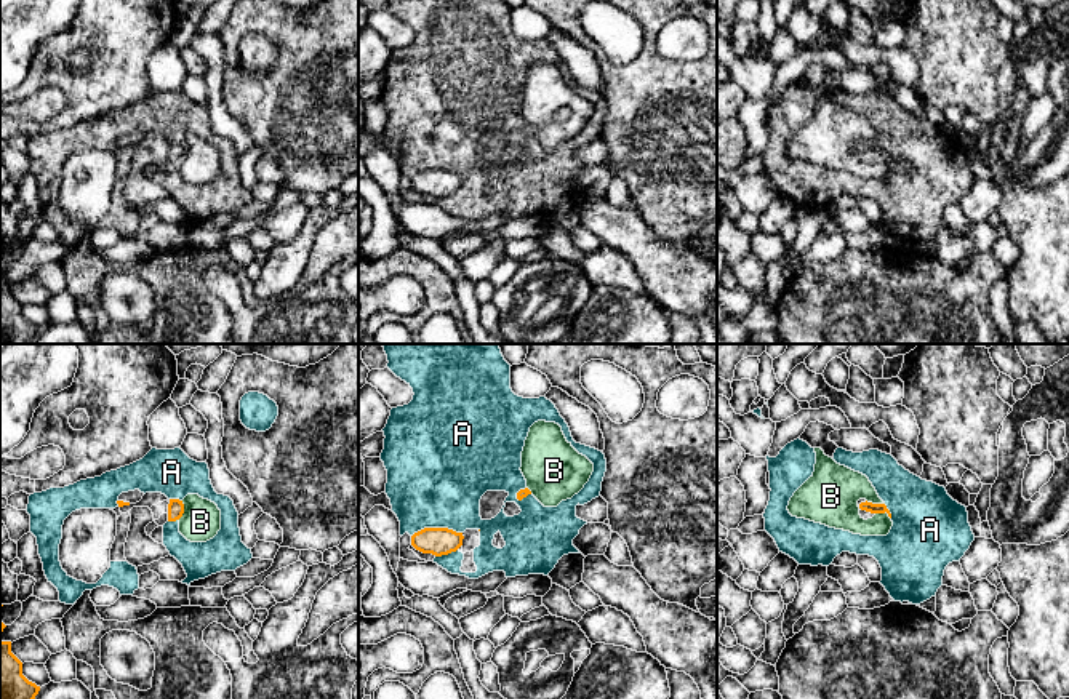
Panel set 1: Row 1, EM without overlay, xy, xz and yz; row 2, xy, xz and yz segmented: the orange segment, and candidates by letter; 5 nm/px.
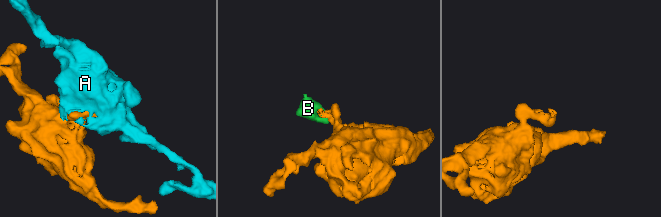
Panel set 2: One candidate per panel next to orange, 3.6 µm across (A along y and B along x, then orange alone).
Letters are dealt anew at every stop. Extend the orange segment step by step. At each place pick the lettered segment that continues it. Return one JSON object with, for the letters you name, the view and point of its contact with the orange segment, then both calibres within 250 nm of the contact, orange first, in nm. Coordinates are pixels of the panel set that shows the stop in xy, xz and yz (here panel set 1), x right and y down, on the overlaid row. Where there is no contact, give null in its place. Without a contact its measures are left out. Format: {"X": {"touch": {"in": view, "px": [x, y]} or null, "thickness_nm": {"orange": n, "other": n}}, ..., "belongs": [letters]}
{"belongs": []}

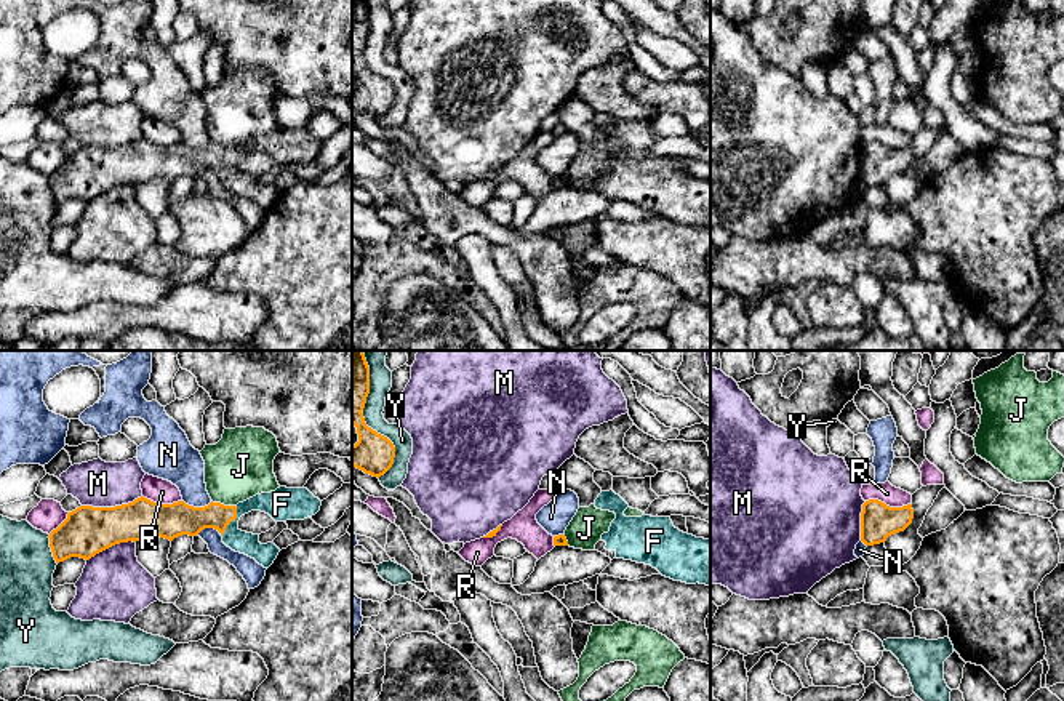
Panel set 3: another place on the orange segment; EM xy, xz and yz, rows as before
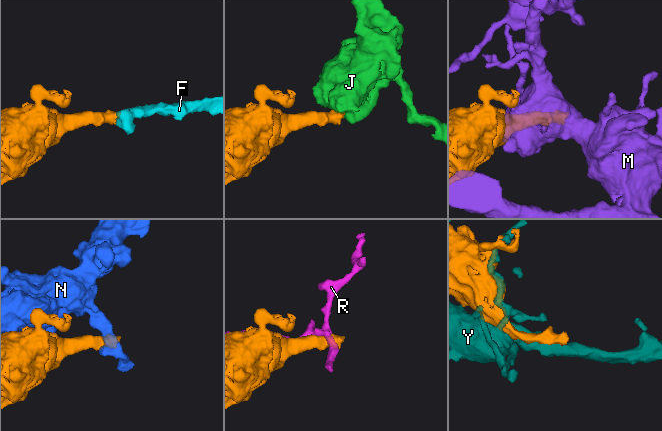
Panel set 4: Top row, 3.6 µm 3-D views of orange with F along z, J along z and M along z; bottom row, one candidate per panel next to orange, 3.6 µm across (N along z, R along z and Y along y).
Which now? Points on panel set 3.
{"F": {"touch": {"in": "xy", "px": [232, 519]}, "thickness_nm": {"orange": 160, "other": 150}}, "belongs": ["F"]}

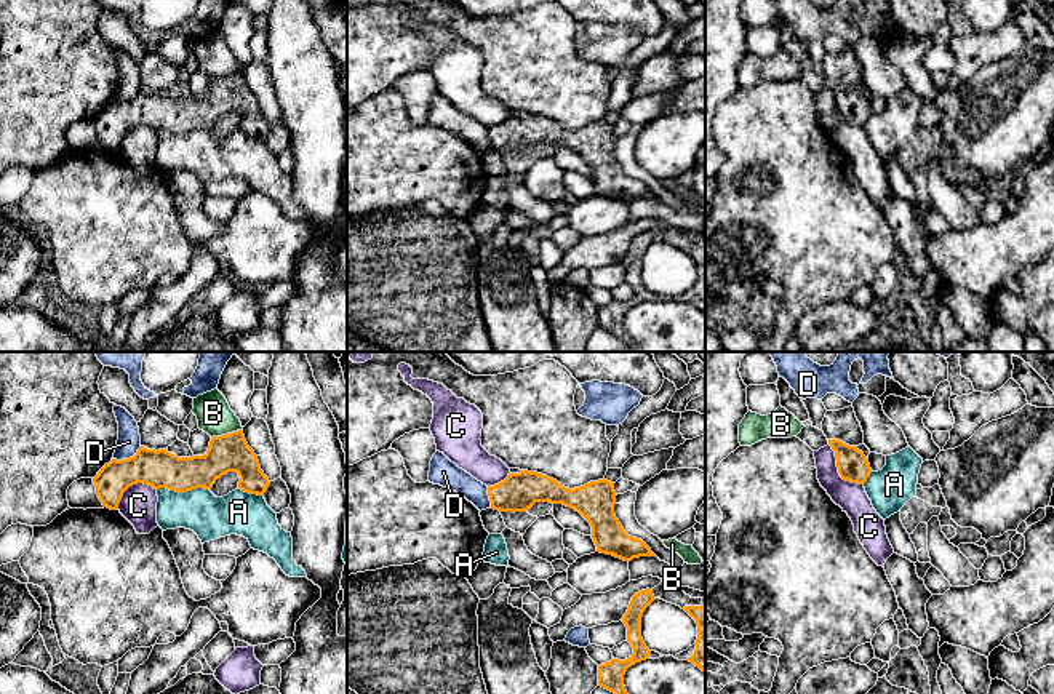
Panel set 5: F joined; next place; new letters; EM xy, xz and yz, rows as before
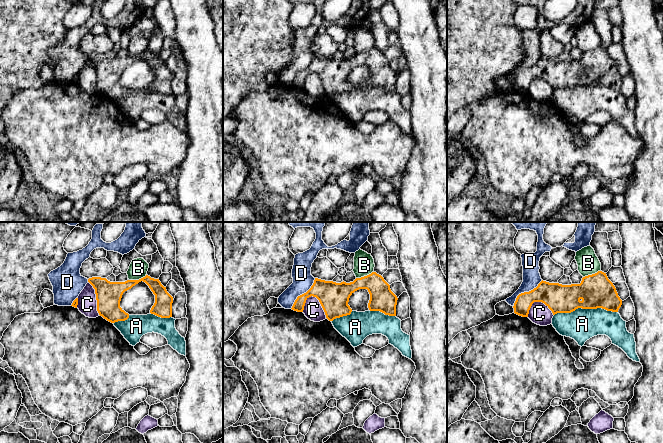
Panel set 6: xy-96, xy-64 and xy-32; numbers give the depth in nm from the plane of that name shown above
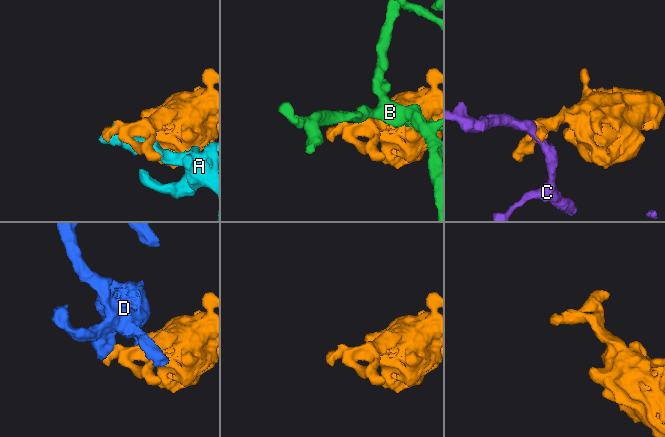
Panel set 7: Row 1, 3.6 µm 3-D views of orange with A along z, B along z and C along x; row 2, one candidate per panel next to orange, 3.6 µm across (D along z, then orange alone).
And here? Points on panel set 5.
{"belongs": []}

